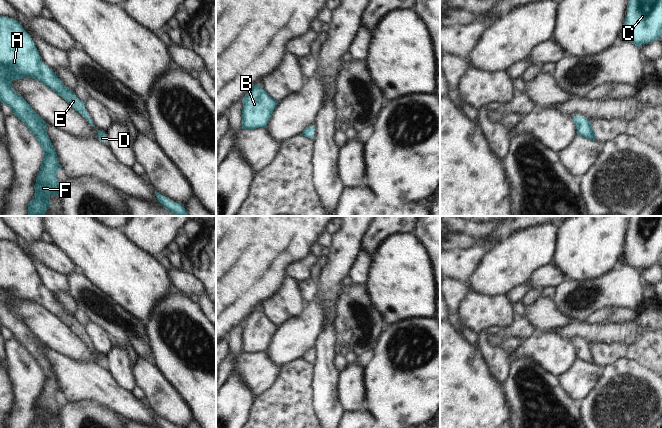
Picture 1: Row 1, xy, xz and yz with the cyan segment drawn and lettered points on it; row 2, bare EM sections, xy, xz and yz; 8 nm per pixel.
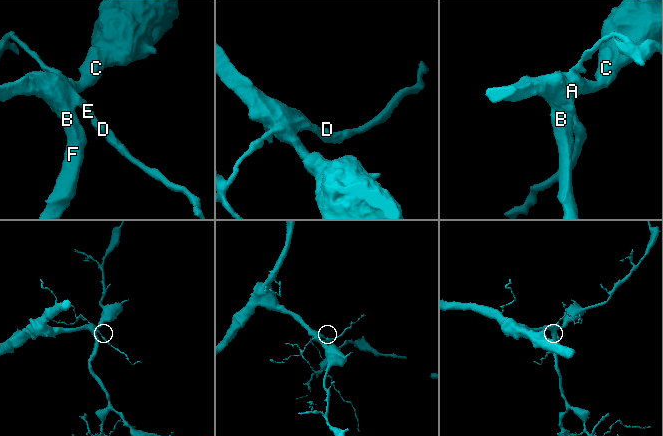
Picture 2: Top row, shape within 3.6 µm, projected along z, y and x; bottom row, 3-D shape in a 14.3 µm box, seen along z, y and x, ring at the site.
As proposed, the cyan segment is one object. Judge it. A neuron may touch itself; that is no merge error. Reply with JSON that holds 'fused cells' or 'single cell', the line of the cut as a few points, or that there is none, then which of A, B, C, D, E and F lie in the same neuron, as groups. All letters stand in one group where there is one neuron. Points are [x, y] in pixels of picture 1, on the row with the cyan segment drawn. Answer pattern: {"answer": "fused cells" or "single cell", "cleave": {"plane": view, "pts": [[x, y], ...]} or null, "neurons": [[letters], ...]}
{"answer": "single cell", "cleave": null, "neurons": [["A", "B", "C", "D", "E", "F"]]}

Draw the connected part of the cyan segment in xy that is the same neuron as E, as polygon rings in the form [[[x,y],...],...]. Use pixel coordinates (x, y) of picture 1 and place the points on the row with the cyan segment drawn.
[[[0,16],[0,101],[8,105],[13,115],[27,126],[43,150],[43,160],[34,185],[34,197],[28,203],[28,216],[43,216],[47,207],[52,206],[49,196],[59,194],[57,171],[62,171],[62,167],[47,135],[47,123],[11,86],[14,80],[24,77],[38,80],[56,92],[95,127],[85,109],[85,103],[41,60],[32,38],[21,27],[21,23]]]

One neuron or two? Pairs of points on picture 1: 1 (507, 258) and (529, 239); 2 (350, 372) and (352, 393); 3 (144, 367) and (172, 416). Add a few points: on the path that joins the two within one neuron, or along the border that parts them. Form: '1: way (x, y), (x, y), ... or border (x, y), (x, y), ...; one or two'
1: way (512, 256), (524, 244); one
2: way (351, 377), (351, 388); one
3: way (149, 379), (155, 387), (155, 391), (167, 404); one

